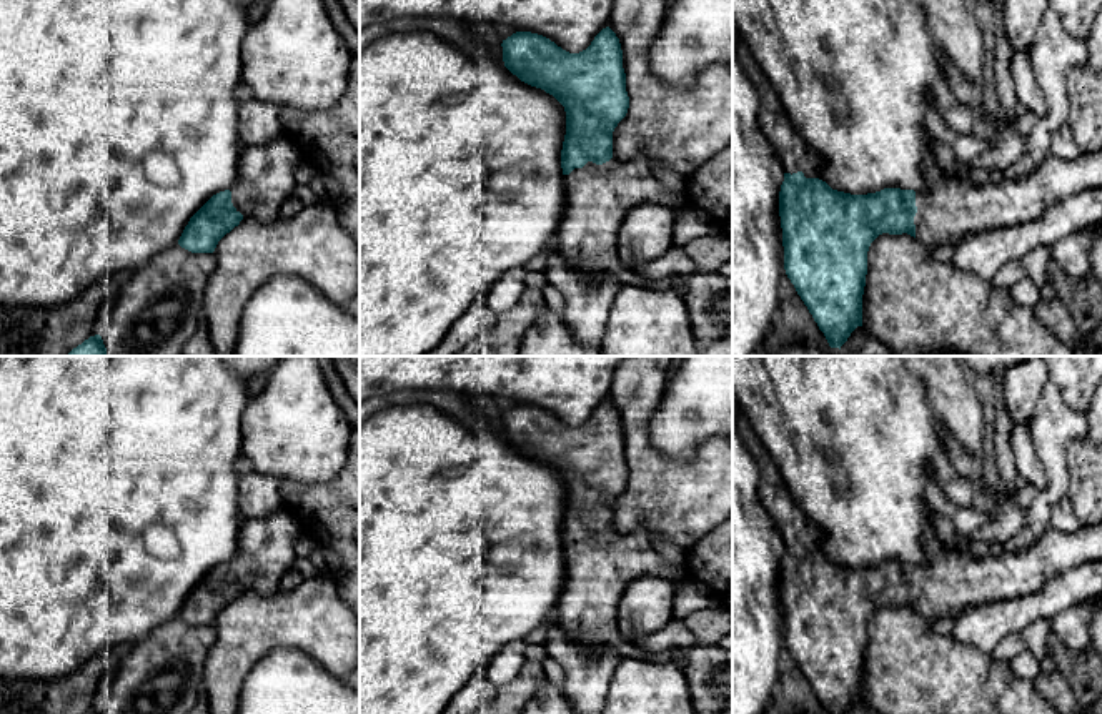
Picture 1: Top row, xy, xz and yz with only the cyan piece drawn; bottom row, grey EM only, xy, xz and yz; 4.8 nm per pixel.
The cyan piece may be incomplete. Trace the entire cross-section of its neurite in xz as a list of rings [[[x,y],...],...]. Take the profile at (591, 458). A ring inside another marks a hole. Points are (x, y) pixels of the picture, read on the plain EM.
[[[609,399],[603,401],[579,426],[569,426],[549,411],[531,404],[516,404],[503,413],[501,419],[504,439],[521,454],[553,468],[566,484],[566,508],[561,523],[566,579],[554,612],[559,627],[588,654],[611,652],[656,664],[686,657],[688,649],[683,647],[644,651],[628,642],[618,631],[619,601],[631,581],[656,576],[679,583],[688,571],[664,561],[651,548],[644,528],[626,534],[613,529],[613,504],[629,481],[623,423],[616,406]]]

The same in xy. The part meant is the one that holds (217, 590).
[[[281,508],[263,518],[243,519],[238,534],[236,554],[230,563],[213,568],[188,594],[178,617],[191,626],[213,626],[218,614],[245,591],[273,596],[280,581],[293,568],[296,553],[295,539],[303,533],[295,516]]]

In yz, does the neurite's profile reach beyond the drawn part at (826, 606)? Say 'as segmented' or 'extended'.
extended

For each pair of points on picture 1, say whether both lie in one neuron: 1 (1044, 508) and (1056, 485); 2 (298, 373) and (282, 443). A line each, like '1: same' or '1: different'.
1: same
2: same

